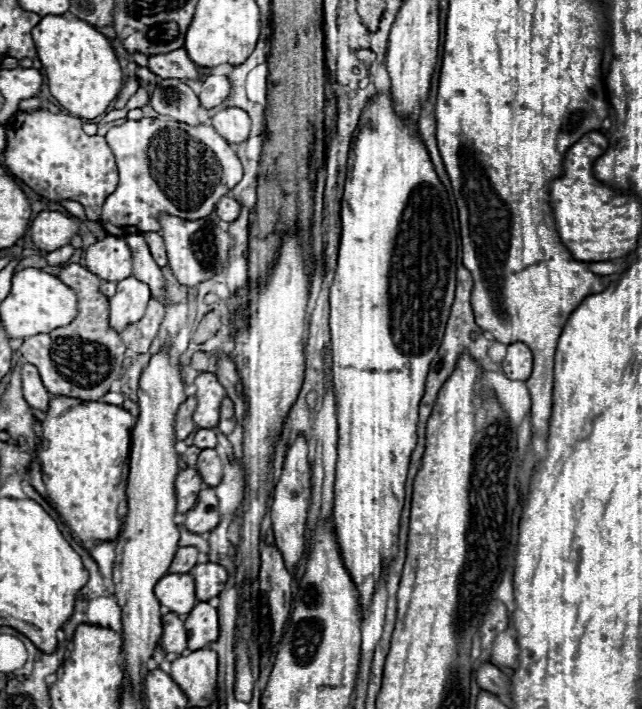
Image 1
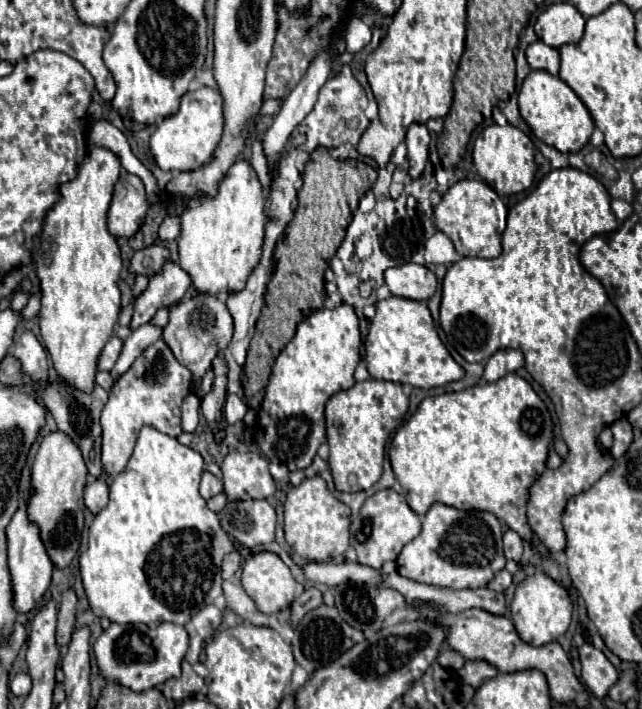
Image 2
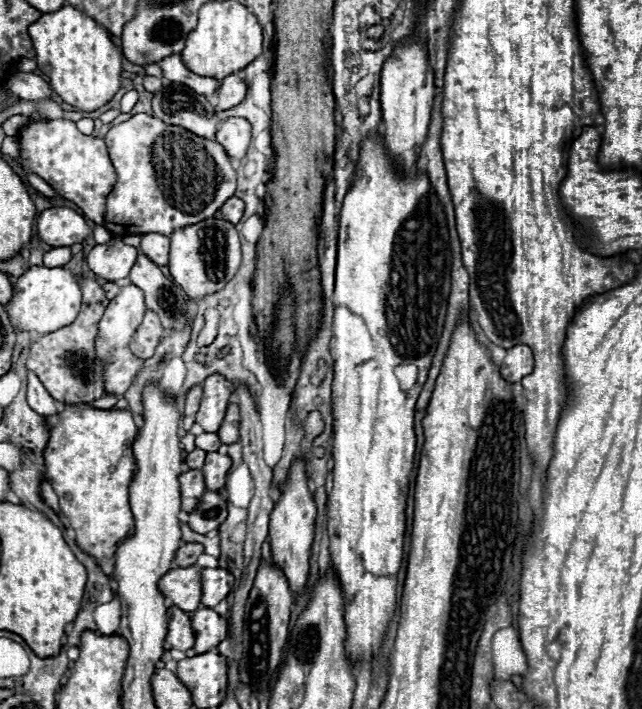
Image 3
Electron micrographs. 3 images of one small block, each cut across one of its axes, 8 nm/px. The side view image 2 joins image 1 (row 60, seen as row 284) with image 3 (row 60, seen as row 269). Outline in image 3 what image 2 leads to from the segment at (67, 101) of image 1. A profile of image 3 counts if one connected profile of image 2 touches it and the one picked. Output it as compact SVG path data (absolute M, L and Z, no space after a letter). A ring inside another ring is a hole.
M66 4L56 12L42 14L40 20L28 28L28 34L34 42L36 62L38 62L40 72L48 76L50 86L66 104L72 104L74 108L78 108L82 112L92 112L92 110L98 110L100 106L104 106L118 92L120 72L122 72L122 52L110 40L110 32L102 24L98 24L94 18L86 16L82 10Z

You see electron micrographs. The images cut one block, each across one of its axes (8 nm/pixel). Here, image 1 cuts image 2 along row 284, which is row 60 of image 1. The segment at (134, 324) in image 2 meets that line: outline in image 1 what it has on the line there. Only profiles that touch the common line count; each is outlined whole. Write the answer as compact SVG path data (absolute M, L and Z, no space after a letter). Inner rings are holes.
M178 48L174 52L168 54L156 54L148 58L148 68L150 72L154 72L160 78L168 78L168 76L176 76L178 80L184 78L202 78L198 74L198 70L194 68L192 60L188 58L184 48Z

